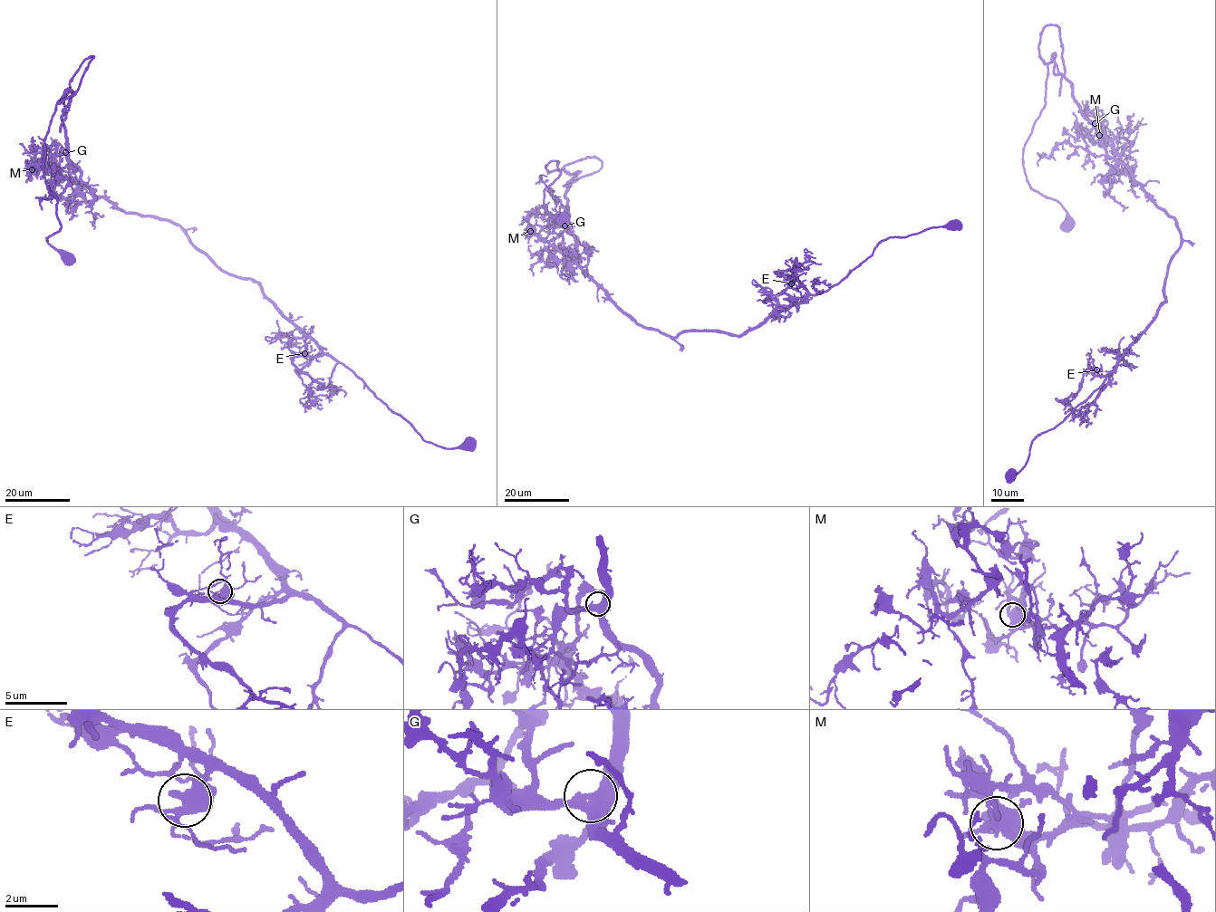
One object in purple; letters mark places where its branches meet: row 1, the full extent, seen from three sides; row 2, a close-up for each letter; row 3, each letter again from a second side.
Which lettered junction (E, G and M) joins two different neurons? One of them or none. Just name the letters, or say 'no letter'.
M

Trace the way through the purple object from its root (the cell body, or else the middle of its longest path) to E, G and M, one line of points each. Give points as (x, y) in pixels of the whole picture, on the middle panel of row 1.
E: (954, 225), (930, 227), (908, 236), (882, 241), (870, 255), (822, 292), (810, 294), (797, 281), (791, 283)
G: (954, 225), (882, 241), (836, 284), (742, 334), (675, 337), (619, 309), (576, 262), (564, 225)
M: (954, 225), (882, 241), (836, 284), (742, 334), (690, 330), (675, 337), (637, 324), (579, 265), (530, 231)

